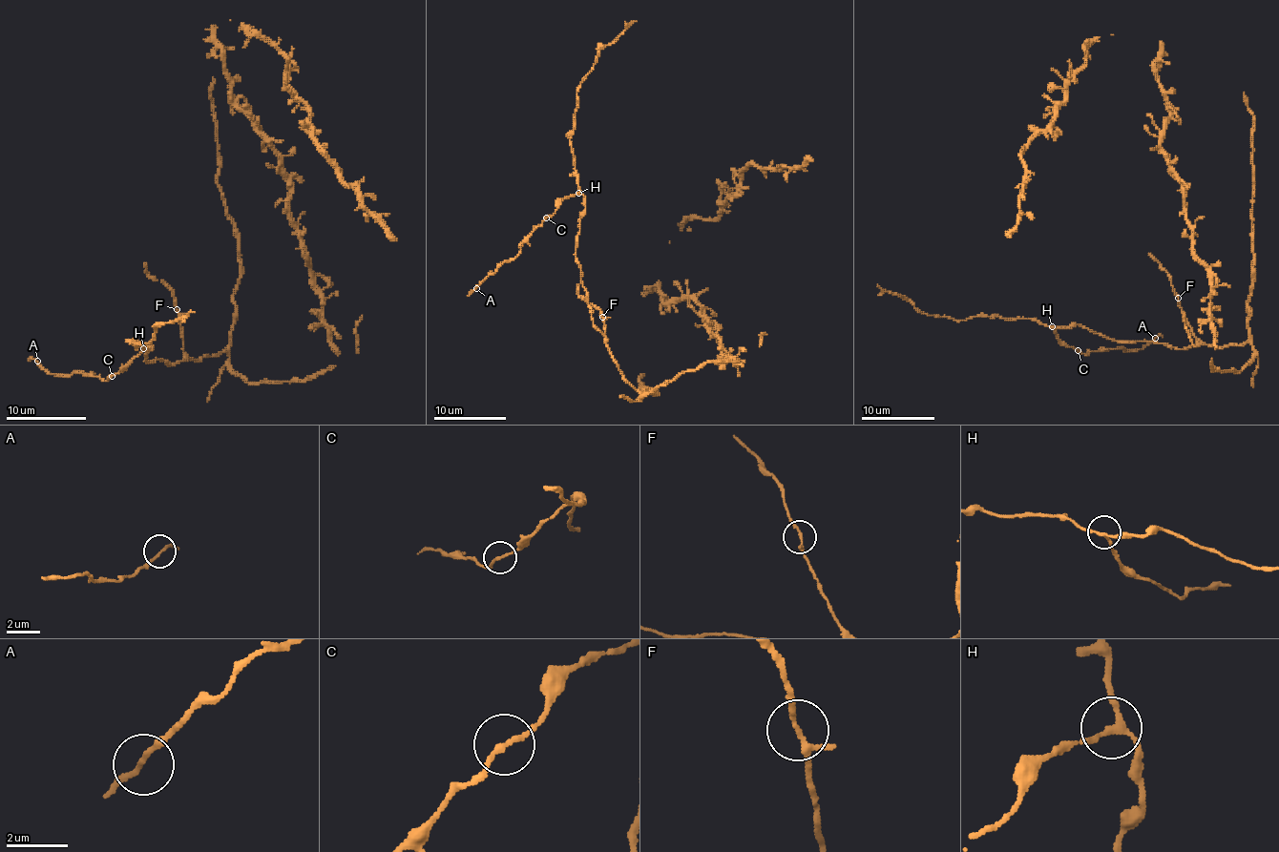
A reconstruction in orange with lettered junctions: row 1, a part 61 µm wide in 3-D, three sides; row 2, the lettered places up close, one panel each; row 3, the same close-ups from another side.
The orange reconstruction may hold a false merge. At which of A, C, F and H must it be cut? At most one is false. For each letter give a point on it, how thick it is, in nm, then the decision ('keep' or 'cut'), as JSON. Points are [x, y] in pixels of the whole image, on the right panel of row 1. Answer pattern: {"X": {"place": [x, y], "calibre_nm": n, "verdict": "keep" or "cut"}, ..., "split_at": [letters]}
{"A": {"place": [1155, 338], "calibre_nm": 160, "verdict": "keep"}, "C": {"place": [1078, 350], "calibre_nm": 160, "verdict": "keep"}, "F": {"place": [1178, 298], "calibre_nm": 150, "verdict": "keep"}, "H": {"place": [1052, 326], "calibre_nm": 170, "verdict": "keep"}, "split_at": []}

